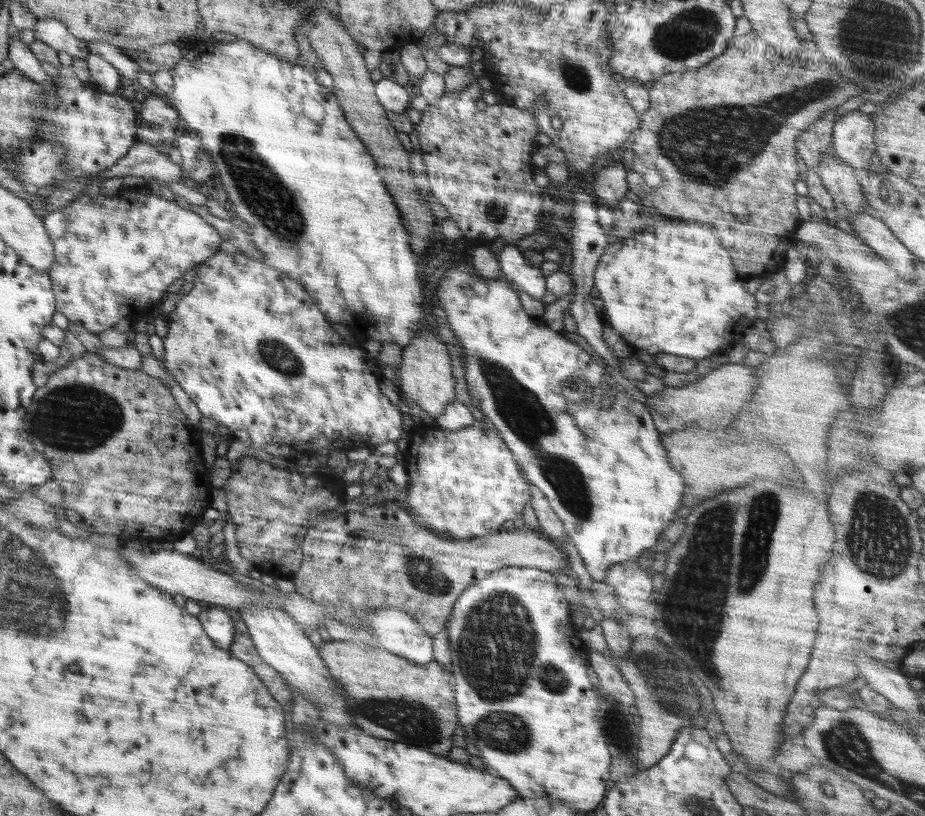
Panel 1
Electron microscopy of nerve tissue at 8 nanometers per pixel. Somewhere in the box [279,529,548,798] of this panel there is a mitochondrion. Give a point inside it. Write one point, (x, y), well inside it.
(413, 721)

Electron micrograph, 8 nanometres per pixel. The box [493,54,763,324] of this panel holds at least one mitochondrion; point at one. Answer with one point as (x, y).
(575, 75)

